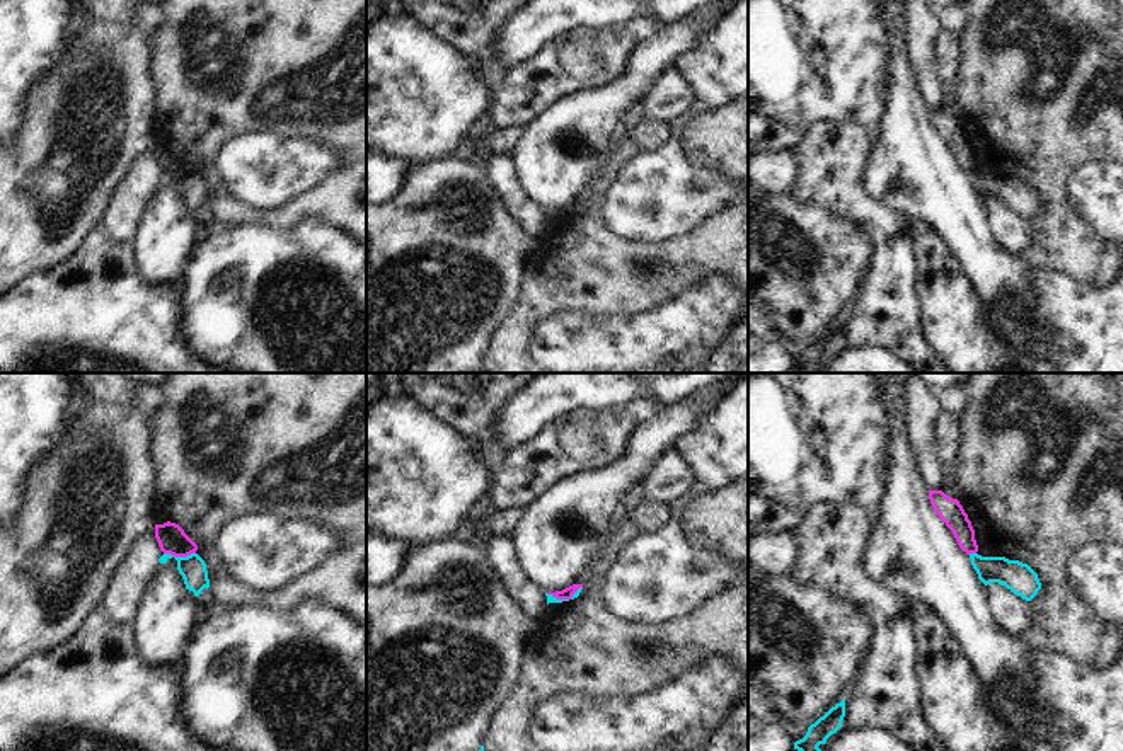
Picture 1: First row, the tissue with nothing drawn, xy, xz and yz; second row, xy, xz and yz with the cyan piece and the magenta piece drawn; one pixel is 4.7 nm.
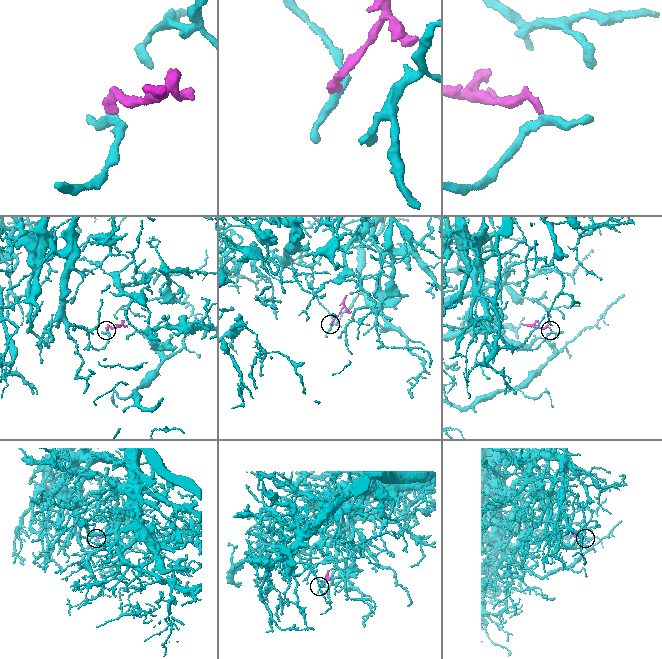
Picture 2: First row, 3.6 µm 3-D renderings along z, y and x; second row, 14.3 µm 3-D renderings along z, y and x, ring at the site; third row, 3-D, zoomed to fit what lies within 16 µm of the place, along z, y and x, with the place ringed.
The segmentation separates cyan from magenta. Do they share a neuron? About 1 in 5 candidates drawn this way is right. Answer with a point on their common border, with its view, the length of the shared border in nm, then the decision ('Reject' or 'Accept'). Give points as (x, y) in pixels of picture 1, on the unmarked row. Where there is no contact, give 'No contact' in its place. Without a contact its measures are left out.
Touches cyan at xy (179, 176). Shared border 150 nm. Reject.

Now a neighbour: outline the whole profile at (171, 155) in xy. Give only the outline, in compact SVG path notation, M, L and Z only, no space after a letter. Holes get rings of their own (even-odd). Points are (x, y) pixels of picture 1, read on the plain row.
M170 140L155 143L155 157L160 169L174 175L187 175L198 169L198 163L184 152L184 148Z

